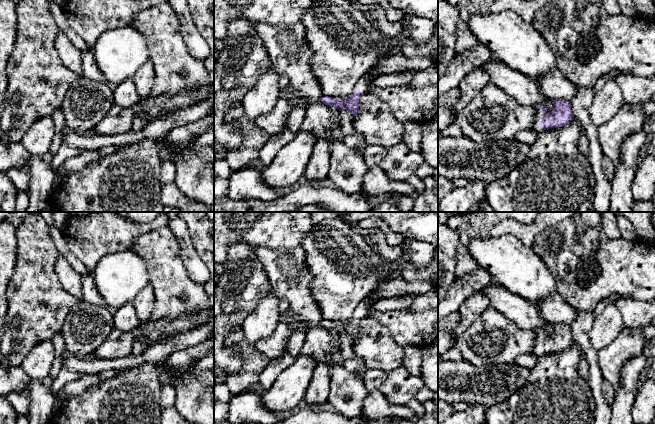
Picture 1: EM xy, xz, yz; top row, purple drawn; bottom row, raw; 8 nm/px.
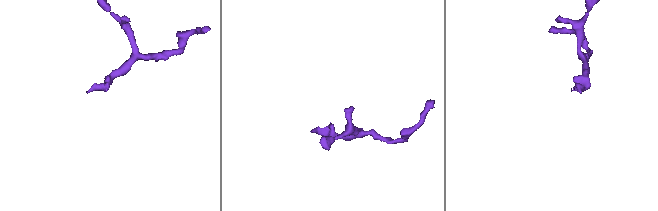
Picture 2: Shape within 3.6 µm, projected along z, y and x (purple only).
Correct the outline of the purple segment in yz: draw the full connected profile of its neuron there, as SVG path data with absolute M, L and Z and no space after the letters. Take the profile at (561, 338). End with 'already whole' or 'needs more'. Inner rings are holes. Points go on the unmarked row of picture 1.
M552 323L554 332L548 336L544 327L537 330L534 349L531 352L539 357L545 353L559 352L567 349L574 342L571 327L564 323Z; needs more

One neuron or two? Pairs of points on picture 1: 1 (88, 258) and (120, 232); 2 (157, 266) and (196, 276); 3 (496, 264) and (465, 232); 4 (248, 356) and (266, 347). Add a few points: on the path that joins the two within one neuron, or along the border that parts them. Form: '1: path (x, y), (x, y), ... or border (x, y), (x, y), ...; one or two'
1: path (94, 249), (111, 233); one
2: border (181, 251), (181, 257), (188, 276), (203, 285); two
3: border (488, 234), (469, 244), (475, 262); two
4: border (255, 346), (270, 360); two

